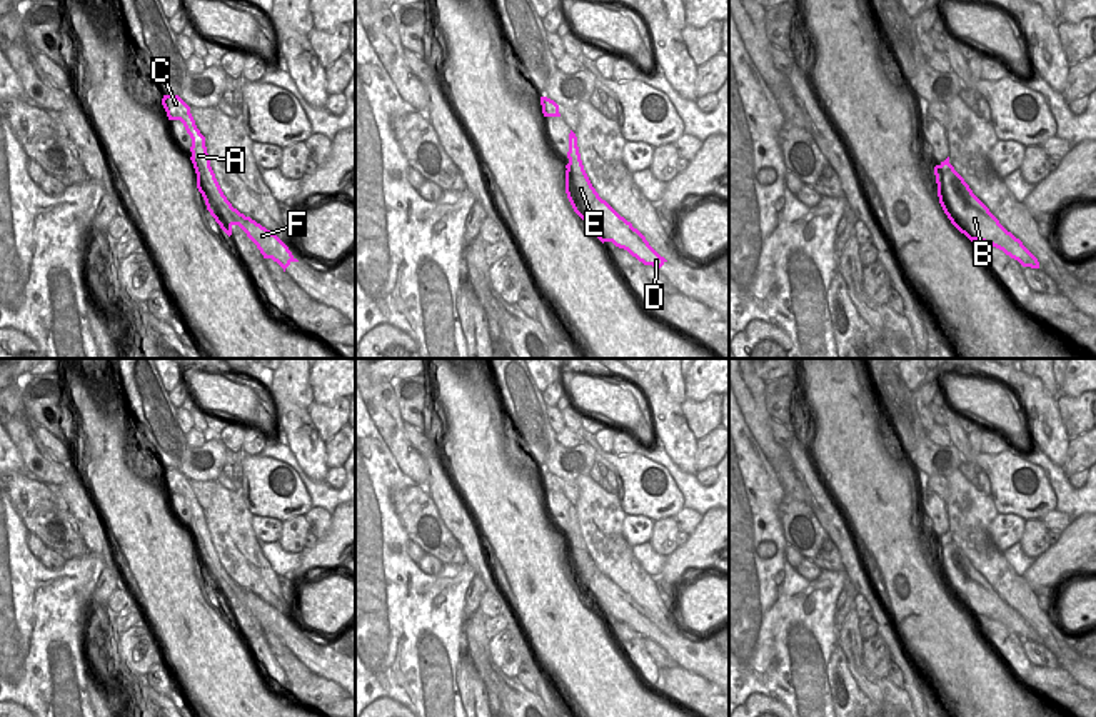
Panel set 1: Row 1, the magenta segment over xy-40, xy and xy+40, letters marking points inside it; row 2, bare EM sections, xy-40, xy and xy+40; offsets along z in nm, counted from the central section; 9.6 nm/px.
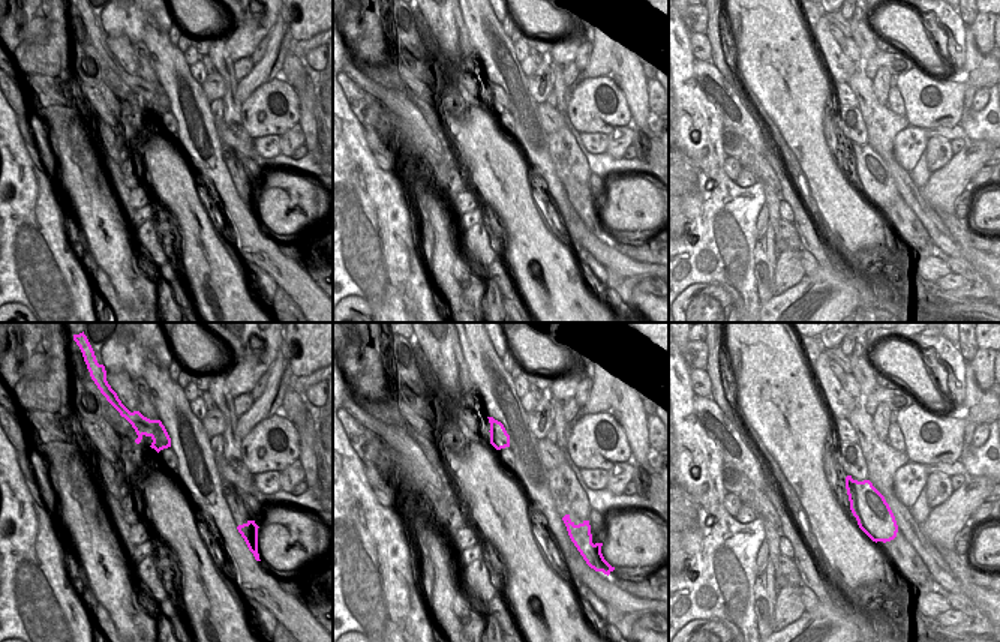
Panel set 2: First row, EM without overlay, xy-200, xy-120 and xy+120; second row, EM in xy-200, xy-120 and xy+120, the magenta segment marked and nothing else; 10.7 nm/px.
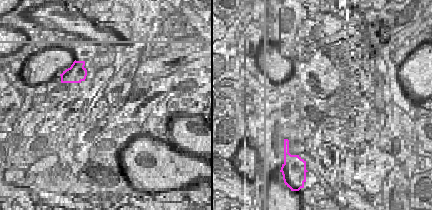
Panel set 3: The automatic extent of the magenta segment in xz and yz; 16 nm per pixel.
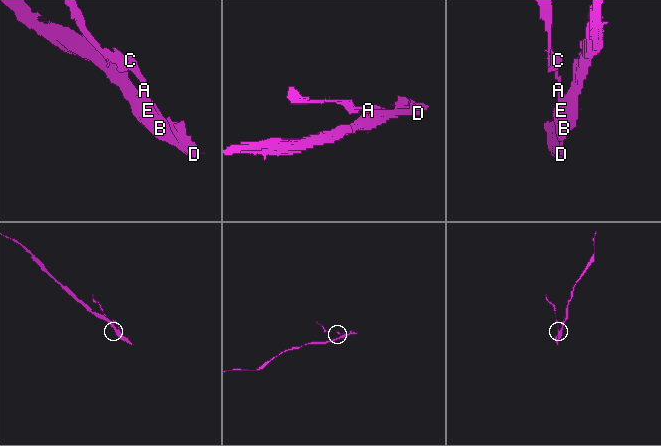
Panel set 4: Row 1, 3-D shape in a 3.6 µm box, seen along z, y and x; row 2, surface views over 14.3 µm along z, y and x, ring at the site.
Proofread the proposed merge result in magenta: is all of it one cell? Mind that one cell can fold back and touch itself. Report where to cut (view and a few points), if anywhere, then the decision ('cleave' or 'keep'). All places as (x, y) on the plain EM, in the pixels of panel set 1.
xy (566, 539), (576, 546), (583, 544) | cleave

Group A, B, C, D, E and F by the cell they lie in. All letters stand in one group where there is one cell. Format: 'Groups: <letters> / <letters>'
Groups: A C / B D E F

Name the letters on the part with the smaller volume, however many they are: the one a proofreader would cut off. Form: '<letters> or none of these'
A, C

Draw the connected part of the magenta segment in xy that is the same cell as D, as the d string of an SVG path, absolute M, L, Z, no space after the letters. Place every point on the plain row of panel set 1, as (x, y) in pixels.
M566 539L566 567L574 585L587 597L591 605L604 617L627 624L644 639L661 642L667 634L661 630L646 610L621 590L592 560L586 544L576 547Z

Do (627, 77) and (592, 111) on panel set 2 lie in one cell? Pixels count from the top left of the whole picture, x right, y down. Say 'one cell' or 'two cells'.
two cells

